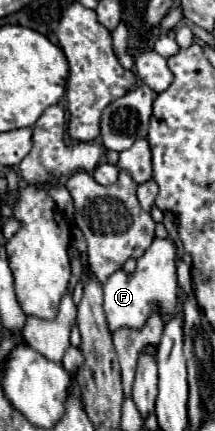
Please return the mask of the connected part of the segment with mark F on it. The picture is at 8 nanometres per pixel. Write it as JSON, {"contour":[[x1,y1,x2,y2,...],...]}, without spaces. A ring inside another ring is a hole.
{"contour":[[155,238,149,250,137,260,137,270,133,274,117,270,115,274,109,276,109,280,103,284,103,310,111,332,123,326,141,328,151,314,151,302,157,302,159,310,165,314,175,312,175,298,177,298,175,262,177,262,175,242,171,238]]}

